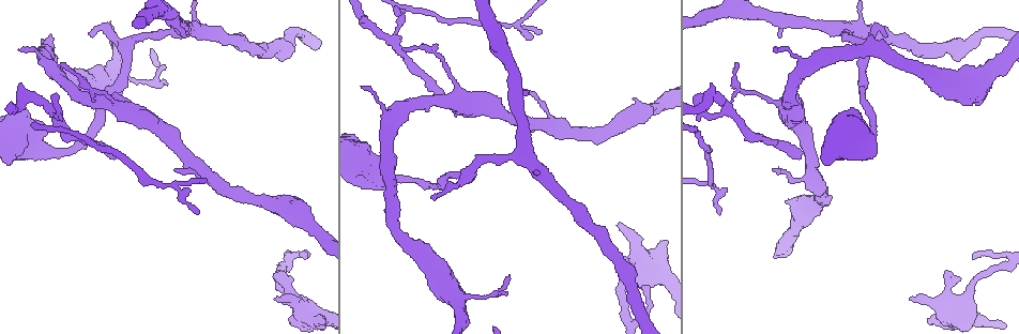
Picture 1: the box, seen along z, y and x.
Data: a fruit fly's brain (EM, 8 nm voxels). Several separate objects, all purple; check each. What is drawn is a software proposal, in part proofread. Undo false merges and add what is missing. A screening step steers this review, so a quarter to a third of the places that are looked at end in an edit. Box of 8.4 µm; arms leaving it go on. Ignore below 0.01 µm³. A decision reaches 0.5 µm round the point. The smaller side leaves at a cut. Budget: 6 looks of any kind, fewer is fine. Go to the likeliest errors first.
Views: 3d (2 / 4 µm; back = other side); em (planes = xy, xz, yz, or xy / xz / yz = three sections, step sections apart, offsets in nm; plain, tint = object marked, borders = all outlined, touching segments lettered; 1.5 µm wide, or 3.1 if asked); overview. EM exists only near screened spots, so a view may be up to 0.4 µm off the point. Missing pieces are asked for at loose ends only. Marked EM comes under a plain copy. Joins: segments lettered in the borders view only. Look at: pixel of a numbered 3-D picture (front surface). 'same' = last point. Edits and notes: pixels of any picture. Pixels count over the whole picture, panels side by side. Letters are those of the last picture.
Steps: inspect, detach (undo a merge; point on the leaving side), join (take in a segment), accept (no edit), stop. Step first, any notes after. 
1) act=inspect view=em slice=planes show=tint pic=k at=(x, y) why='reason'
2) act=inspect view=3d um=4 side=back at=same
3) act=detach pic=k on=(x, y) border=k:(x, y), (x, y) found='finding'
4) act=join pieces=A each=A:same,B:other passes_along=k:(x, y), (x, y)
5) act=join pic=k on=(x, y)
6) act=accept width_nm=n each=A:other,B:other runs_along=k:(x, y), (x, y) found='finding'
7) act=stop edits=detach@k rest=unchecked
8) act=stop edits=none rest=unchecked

act=inspect view=em slice=planes show=borders pic=1 at=(913, 301) why='branch stops here'

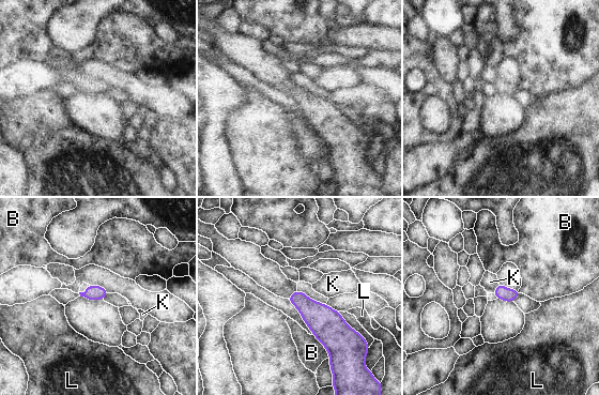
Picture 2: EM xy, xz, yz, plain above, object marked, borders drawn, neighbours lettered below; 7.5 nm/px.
act=accept each=B:other,K:other,L:other border=2:(498, 284), (492, 292) found='no lettered segment goes on from it'

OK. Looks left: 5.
act=inspect view=3d um=4 pic=1 at=(41, 123) why='an open end'

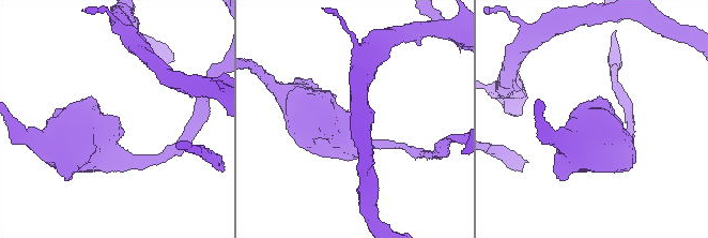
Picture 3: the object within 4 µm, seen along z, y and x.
act=inspect view=em slice=xz step=8 show=borders pic=3 at=(117, 122) why='now the EM'

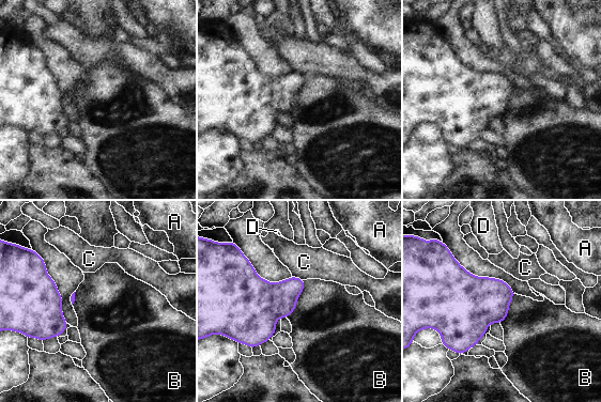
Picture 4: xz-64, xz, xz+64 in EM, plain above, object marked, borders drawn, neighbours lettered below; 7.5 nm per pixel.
act=inspect view=em slice=planes show=borders at=same

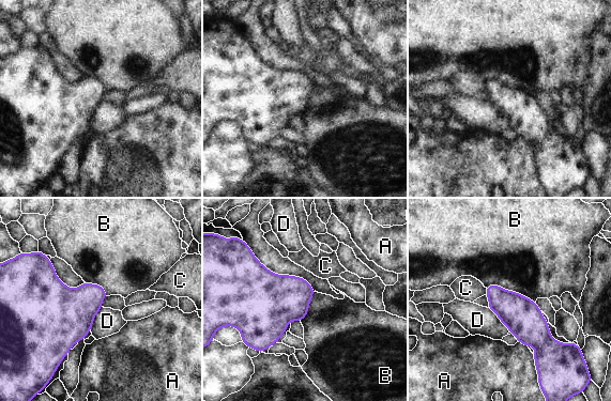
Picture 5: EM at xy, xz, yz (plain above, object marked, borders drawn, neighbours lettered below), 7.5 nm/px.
act=accept longest_contact=B:400nm each=A:other,B:other,C:other,D:other found='none of them fits'

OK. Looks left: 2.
act=inspect view=3d um=4 pic=1 at=(203, 175) why='a fork'

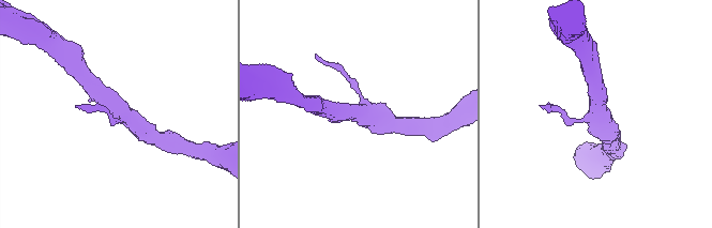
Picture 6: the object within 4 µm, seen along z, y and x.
act=inspect view=em slice=planes show=borders pic=6 at=(599, 109) why='need the tissue'

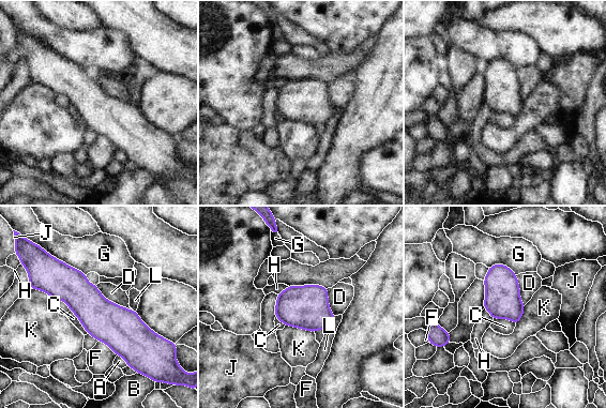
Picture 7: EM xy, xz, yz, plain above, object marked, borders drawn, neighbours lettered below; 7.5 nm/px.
act=accept each=A:other,B:other,C:other,D:other,F:other,G:other,H:other,J:other,K:other,L:other runs_along=7:(38, 283), (153, 336) found='all the same neuron'

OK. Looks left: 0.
act=stop edits=none rest=unchecked

